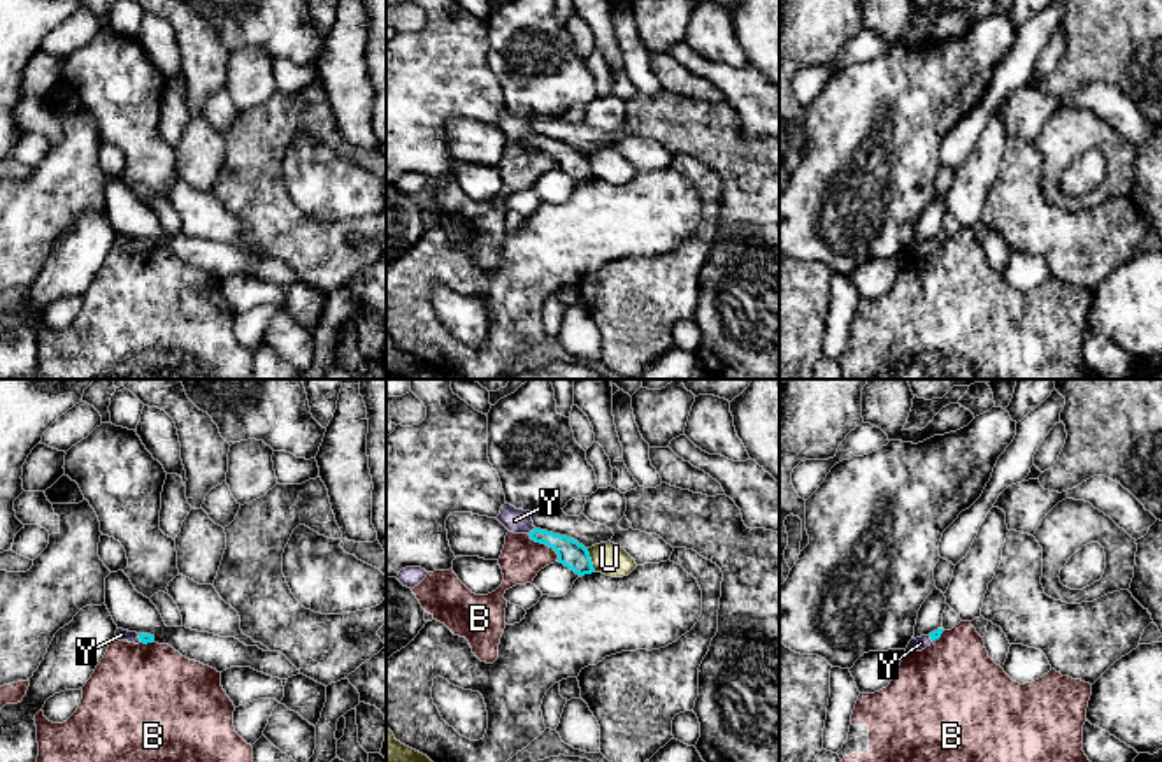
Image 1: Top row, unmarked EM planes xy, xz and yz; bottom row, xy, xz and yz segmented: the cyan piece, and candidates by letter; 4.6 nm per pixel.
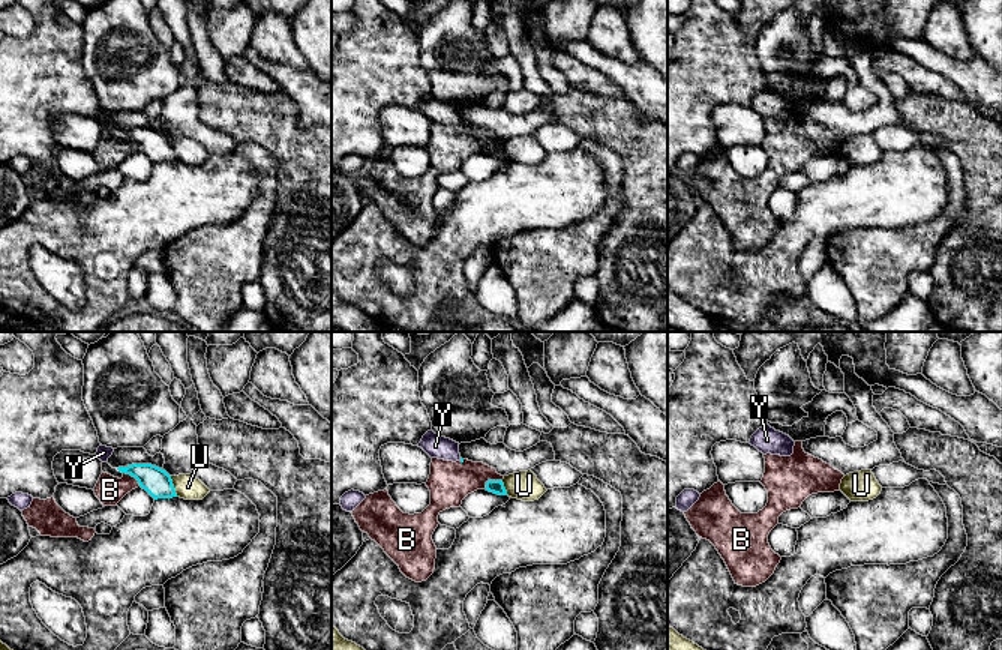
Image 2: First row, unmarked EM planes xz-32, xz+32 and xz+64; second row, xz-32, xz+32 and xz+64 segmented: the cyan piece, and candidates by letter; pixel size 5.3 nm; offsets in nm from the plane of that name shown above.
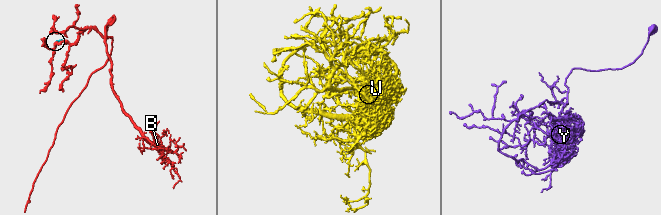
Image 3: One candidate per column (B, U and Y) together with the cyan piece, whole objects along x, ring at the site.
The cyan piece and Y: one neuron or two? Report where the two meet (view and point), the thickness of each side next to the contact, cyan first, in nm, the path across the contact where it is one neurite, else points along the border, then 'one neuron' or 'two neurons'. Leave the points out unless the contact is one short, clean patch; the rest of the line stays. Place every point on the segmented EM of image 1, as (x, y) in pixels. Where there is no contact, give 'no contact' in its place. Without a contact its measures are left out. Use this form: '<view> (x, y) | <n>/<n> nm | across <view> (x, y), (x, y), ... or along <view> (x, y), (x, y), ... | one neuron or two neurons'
xz (532, 531) | 120/110 nm | across xz (571, 553), (532, 531), (515, 520) | one neuron

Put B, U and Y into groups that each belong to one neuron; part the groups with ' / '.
B / U / Y

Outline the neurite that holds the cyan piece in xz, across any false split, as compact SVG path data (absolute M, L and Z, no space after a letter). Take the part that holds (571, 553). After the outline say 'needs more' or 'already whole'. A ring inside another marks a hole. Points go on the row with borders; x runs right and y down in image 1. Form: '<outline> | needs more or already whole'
M506 502L497 520L509 532L528 534L532 541L553 548L558 555L558 562L576 574L585 576L595 572L588 548L567 536L535 528L530 511L516 509L514 506Z | needs more

